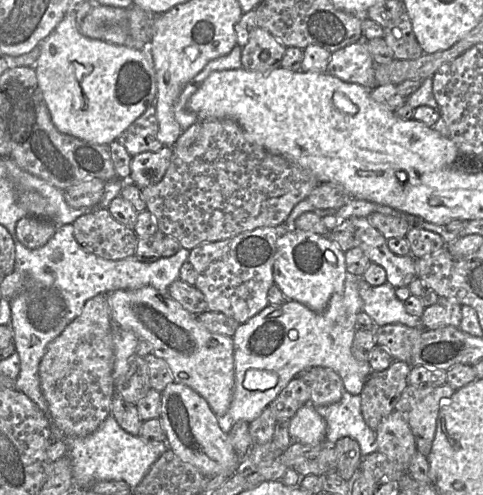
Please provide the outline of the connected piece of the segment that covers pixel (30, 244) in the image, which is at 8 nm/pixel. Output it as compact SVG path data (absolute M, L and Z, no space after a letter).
M27 215L16 224L19 241L30 249L44 246L55 234L57 224L48 219Z

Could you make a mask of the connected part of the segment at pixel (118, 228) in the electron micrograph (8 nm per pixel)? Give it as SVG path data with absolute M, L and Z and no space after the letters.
M108 208L84 213L72 225L79 245L100 258L120 260L135 253L137 235L133 229L116 221Z

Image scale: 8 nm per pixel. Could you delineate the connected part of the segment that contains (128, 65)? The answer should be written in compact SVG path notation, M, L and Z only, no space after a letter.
M70 8L54 31L41 42L39 48L40 54L33 67L51 120L64 134L94 144L109 145L117 141L120 134L149 106L155 105L156 77L150 44L139 50L87 38L79 32L77 15Z

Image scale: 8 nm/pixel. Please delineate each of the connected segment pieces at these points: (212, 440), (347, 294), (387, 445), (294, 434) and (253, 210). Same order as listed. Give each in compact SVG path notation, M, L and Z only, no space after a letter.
M172 382L161 392L160 415L168 447L183 461L195 466L204 476L228 474L232 476L237 470L237 457L229 440L228 433L219 425L219 418L207 401L190 387Z
M347 272L344 288L332 295L327 308L314 312L305 305L286 300L280 305L268 304L263 310L240 324L233 340L234 349L234 389L227 414L221 419L227 423L252 422L270 405L291 379L303 370L312 367L326 367L334 370L342 379L344 388L353 395L360 395L363 386L372 373L368 361L359 361L352 354L352 343L356 331L356 317L362 310L363 302L358 291L358 278Z
M396 410L389 414L380 423L375 435L378 451L407 471L417 447L413 433L401 414Z
M311 403L300 407L290 419L289 434L293 441L307 445L323 444L326 423Z
M229 119L201 121L197 137L189 146L173 145L171 148L172 156L163 178L154 185L140 188L141 195L146 203L145 210L153 215L158 230L175 238L188 250L255 228L284 223L295 205L321 183L311 171L255 143L236 122Z

